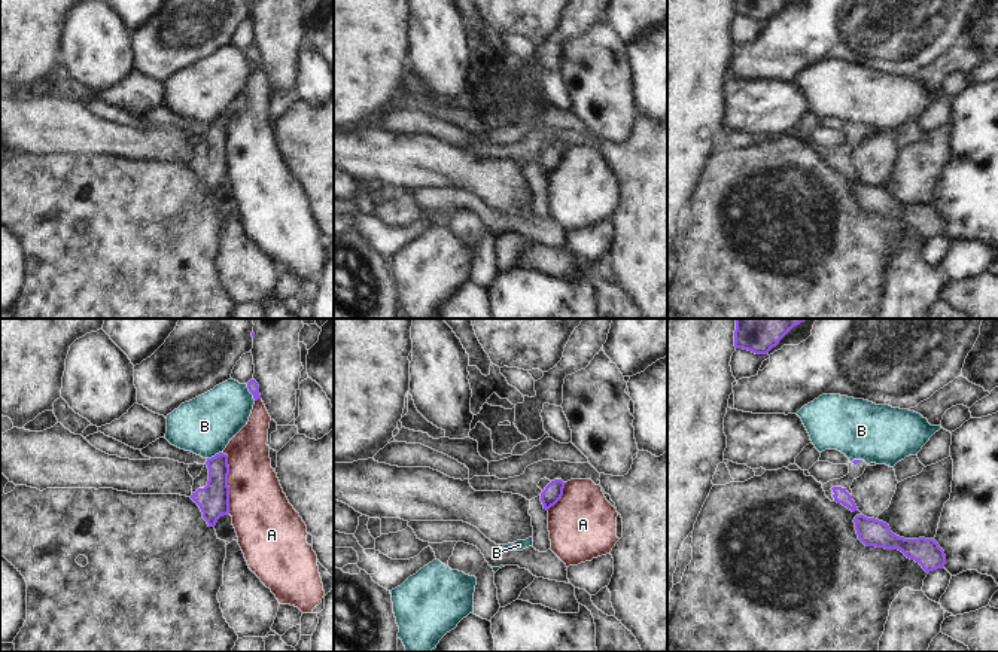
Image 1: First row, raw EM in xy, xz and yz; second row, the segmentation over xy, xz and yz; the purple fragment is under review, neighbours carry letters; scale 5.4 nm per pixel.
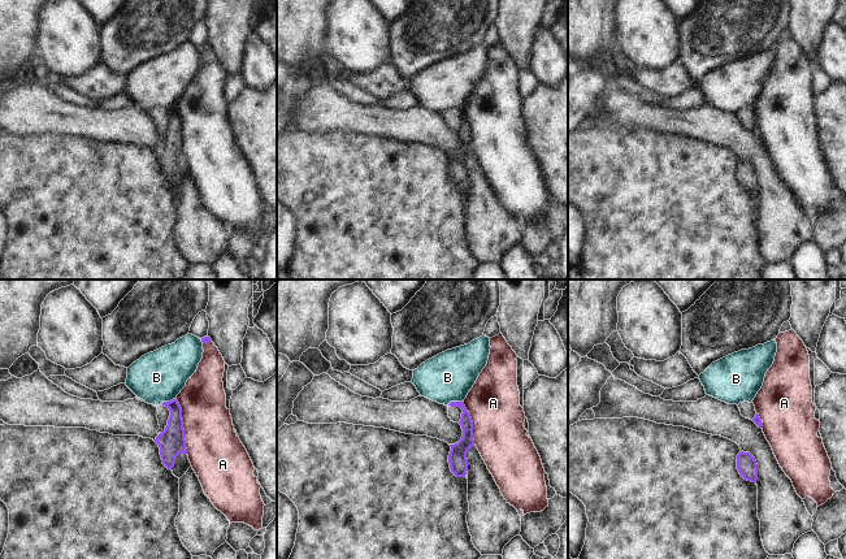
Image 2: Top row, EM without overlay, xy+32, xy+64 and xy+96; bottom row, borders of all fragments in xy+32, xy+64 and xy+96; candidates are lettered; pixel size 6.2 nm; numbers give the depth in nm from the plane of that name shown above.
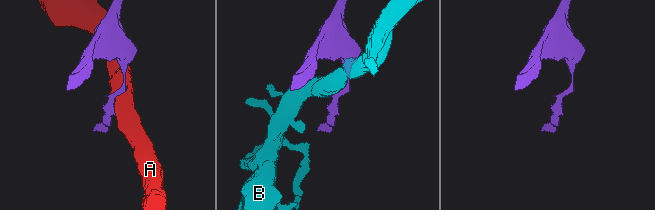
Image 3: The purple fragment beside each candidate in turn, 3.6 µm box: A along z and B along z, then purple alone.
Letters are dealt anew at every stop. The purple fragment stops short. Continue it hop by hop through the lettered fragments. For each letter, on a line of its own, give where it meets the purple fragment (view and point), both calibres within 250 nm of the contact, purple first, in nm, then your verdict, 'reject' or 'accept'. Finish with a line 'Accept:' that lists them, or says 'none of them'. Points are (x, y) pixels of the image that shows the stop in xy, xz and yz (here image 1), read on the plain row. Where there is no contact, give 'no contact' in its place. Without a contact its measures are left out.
A: xy (227, 149) | 170/320 nm | reject
B: xy (249, 57) | 60/300 nm | reject
Accept: none of them

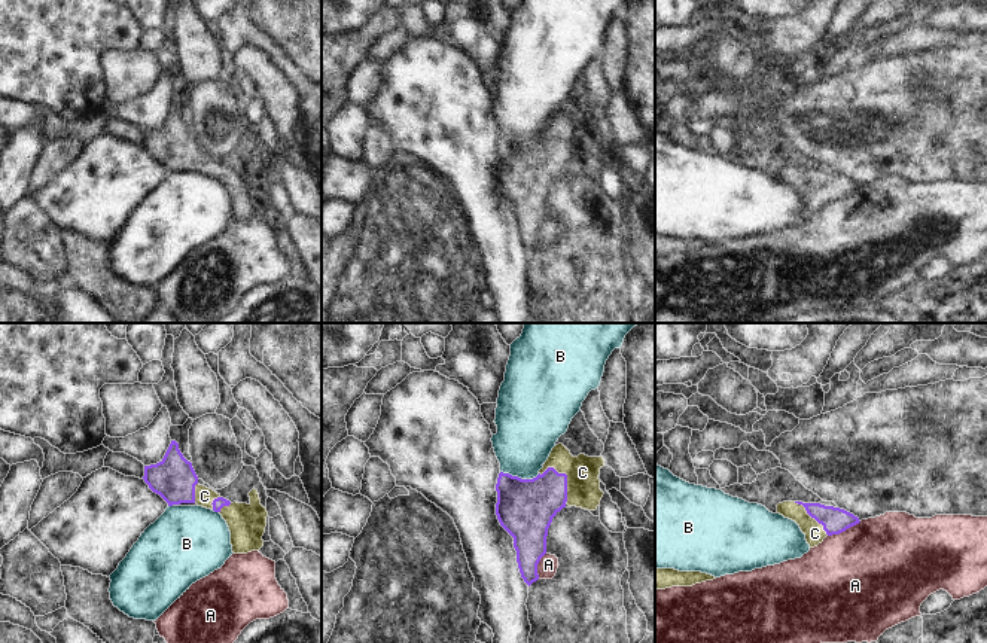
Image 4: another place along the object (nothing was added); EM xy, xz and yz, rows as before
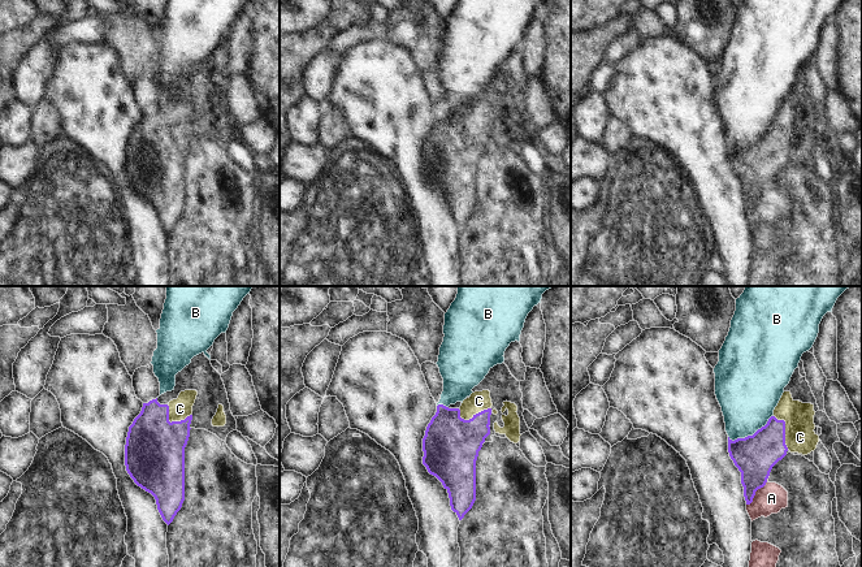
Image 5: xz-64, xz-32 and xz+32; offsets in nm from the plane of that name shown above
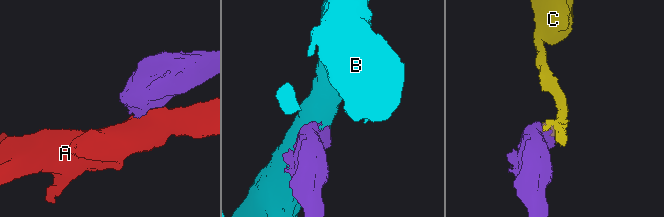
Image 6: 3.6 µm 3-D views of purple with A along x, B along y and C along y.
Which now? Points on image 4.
A: yz (844, 197) | 140/500 nm | reject
B: xz (520, 145) | 320/320 nm | reject
C: xz (566, 142) | 280/180 nm | accept
Accept: C

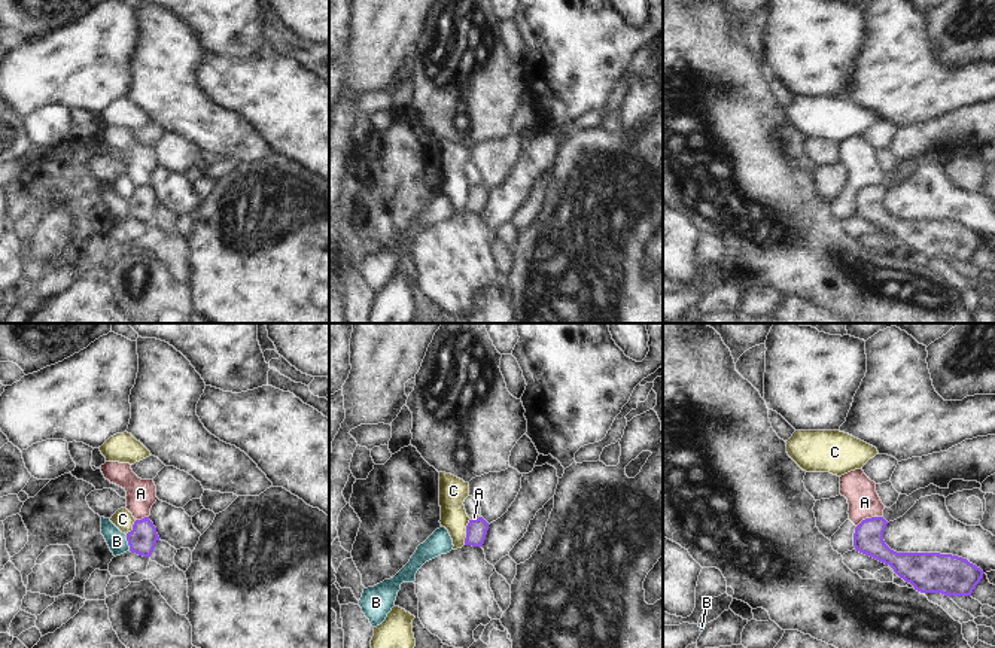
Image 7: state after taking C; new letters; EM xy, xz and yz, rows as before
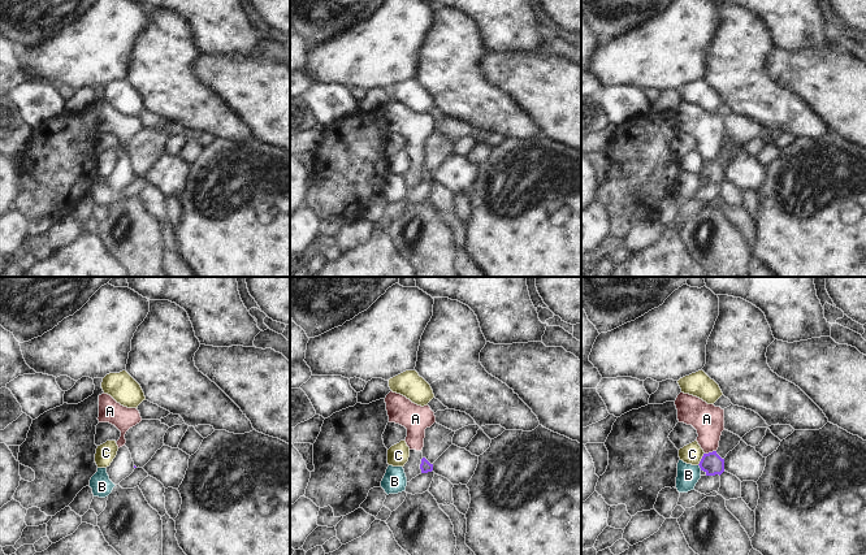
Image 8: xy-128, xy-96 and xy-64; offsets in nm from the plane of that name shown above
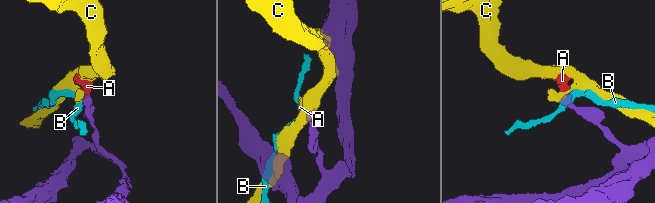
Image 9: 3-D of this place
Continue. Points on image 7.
A: yz (869, 185) | 160/170 nm | reject
B: xy (128, 209) | 150/110 nm | reject
C: xz (466, 198) | 110/150 nm | reject
Accept: none of them

